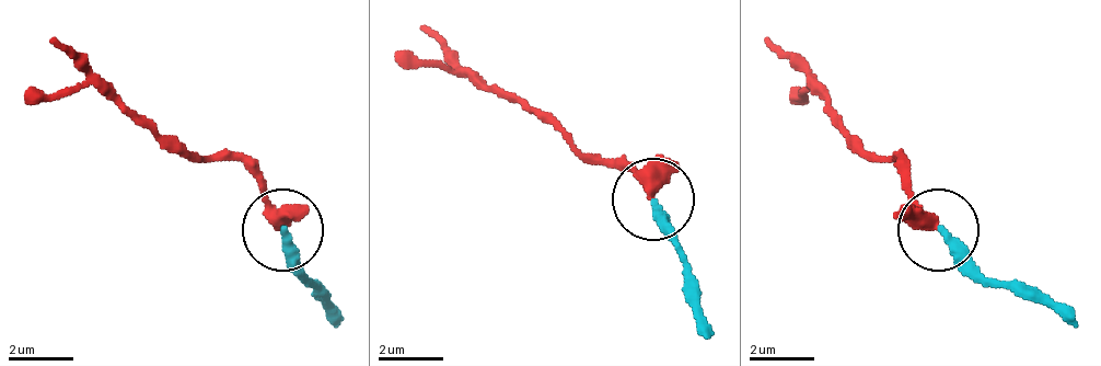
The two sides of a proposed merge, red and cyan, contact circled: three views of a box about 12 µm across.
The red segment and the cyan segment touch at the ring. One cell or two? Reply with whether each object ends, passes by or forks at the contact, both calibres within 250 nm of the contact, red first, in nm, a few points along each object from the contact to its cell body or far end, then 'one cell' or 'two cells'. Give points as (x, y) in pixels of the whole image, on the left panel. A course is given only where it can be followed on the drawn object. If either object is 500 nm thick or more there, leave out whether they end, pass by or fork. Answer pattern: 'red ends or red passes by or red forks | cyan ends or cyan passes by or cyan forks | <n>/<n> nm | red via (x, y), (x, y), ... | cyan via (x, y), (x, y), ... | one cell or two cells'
red passes by | cyan ends | 320/280 nm | red via (280, 231), (240, 158), (190, 158), (93, 84), (27, 84) | cyan via (280, 231), (337, 330) | one cell

